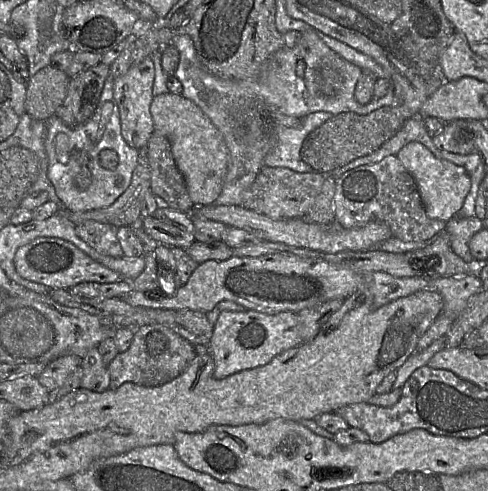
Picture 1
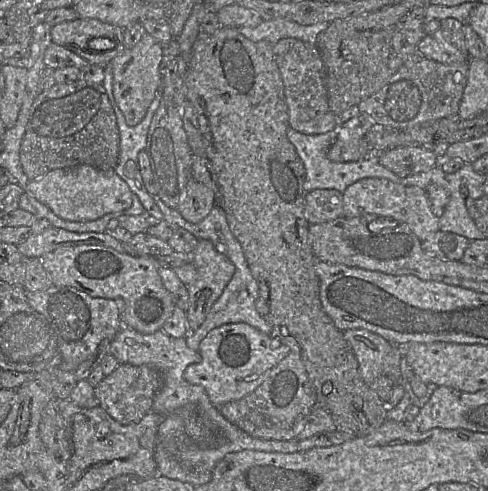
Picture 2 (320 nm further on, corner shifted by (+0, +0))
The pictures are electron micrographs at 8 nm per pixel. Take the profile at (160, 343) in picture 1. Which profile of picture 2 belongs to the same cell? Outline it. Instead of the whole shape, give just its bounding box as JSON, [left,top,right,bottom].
[94,364,162,425]

